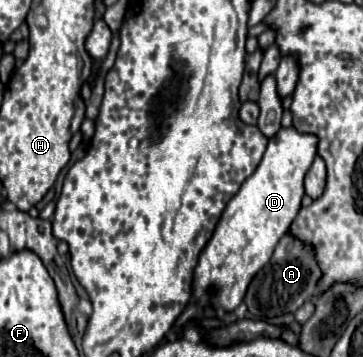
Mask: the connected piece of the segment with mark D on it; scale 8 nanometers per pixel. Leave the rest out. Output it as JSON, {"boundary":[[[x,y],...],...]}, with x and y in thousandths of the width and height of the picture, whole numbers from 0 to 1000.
{"boundary":[[[810,353],[777,359],[744,387],[722,454],[628,566],[579,678],[551,711],[551,734],[534,756],[534,829],[556,852],[584,846],[595,863],[634,874],[667,846],[689,784],[738,734],[766,672],[788,655],[826,588],[837,493],[871,426],[876,381],[832,375]]]}

